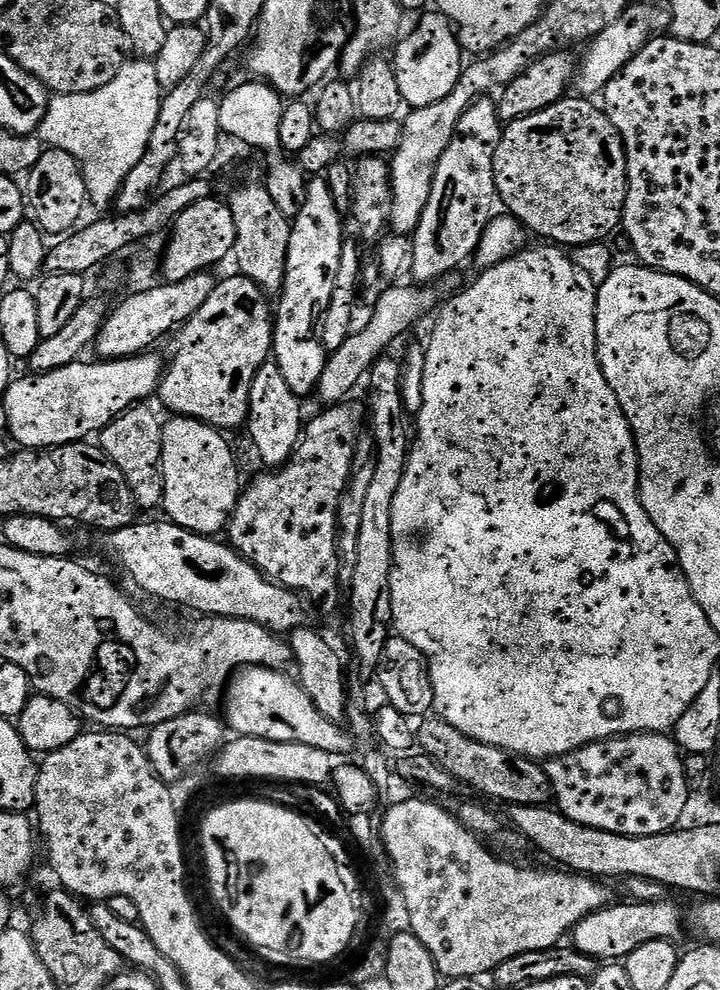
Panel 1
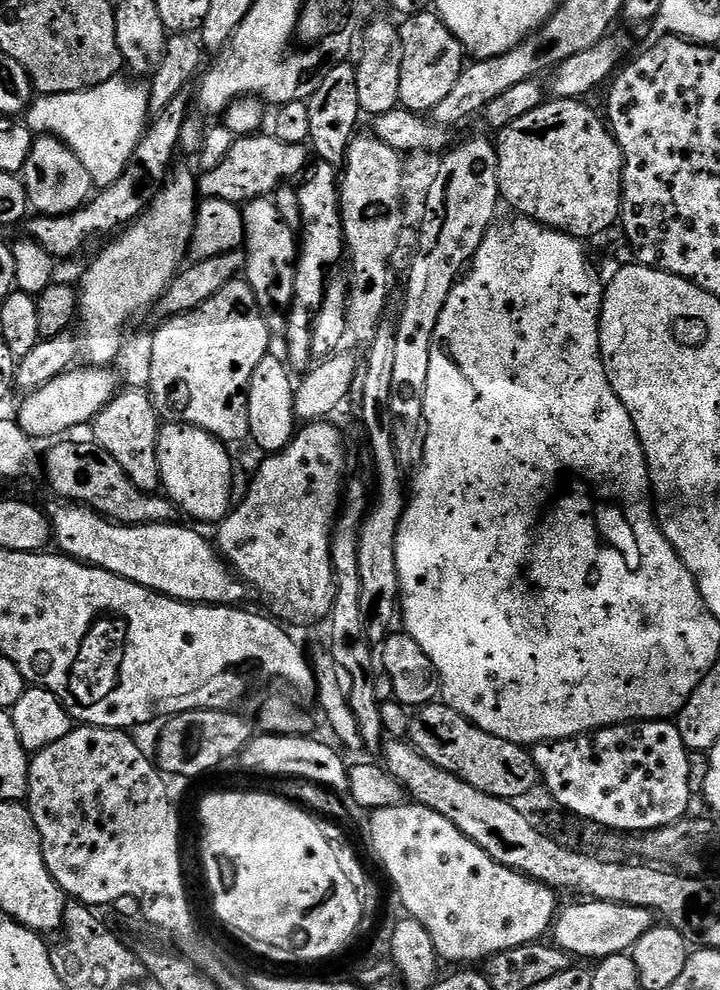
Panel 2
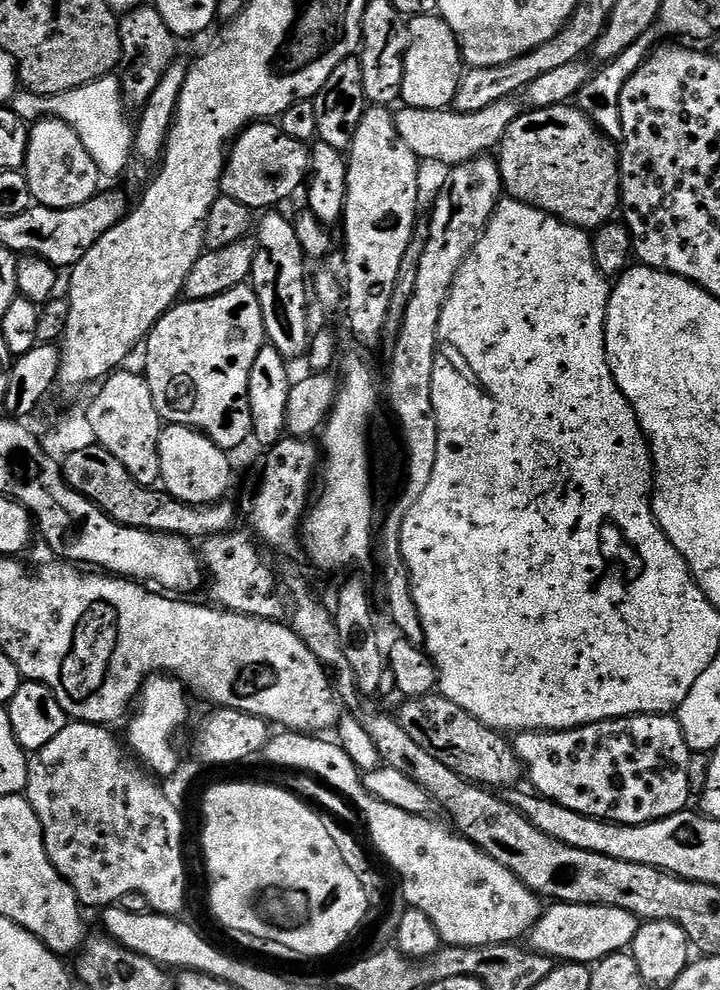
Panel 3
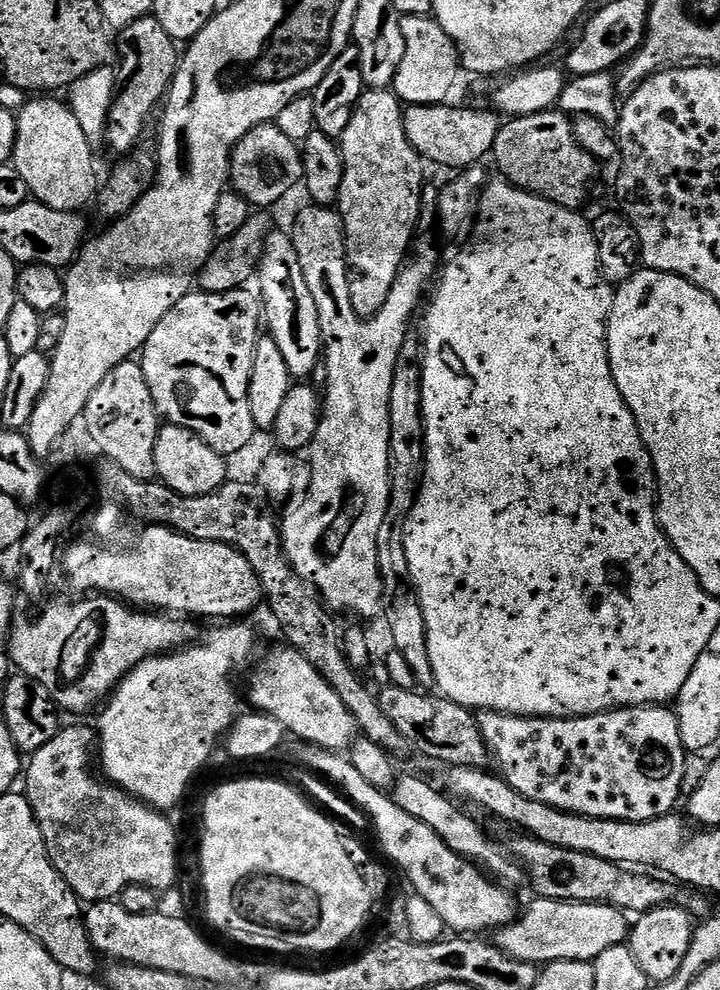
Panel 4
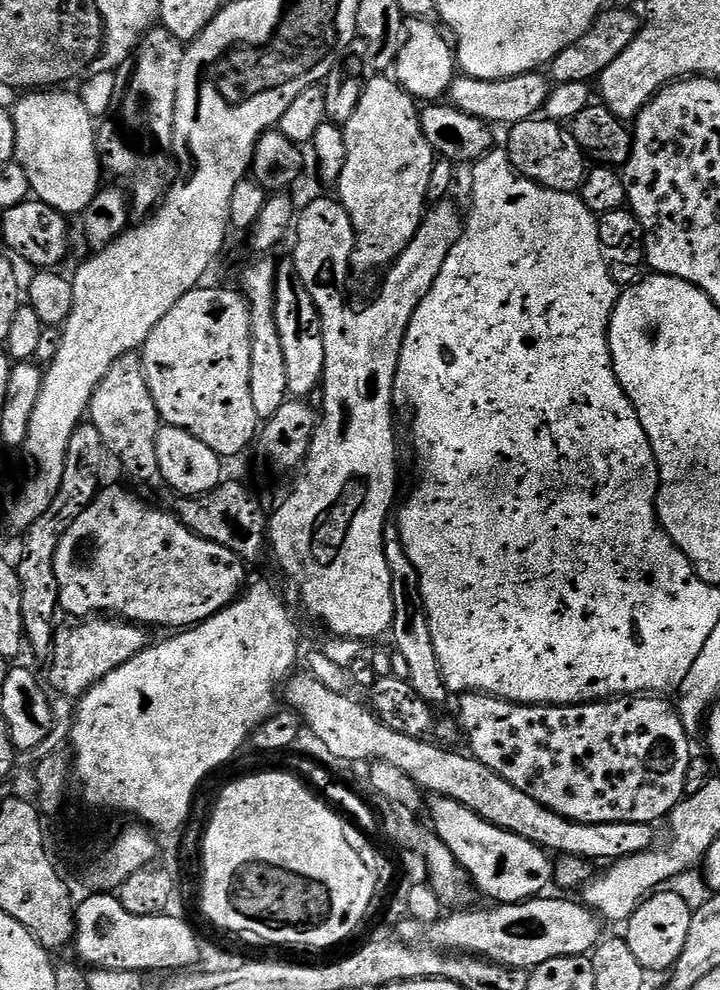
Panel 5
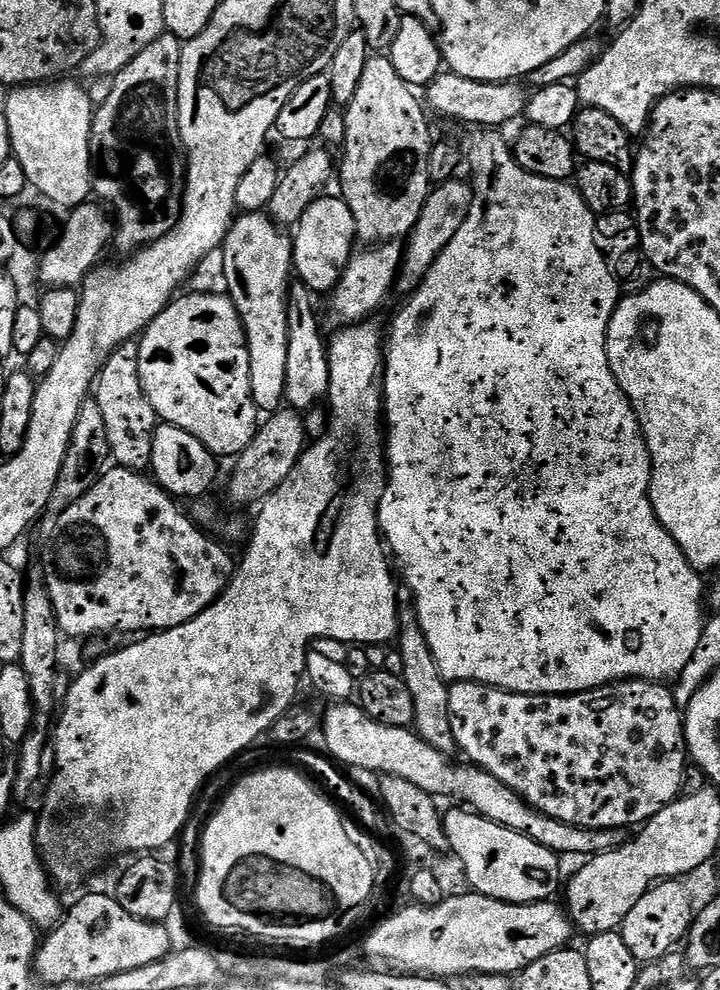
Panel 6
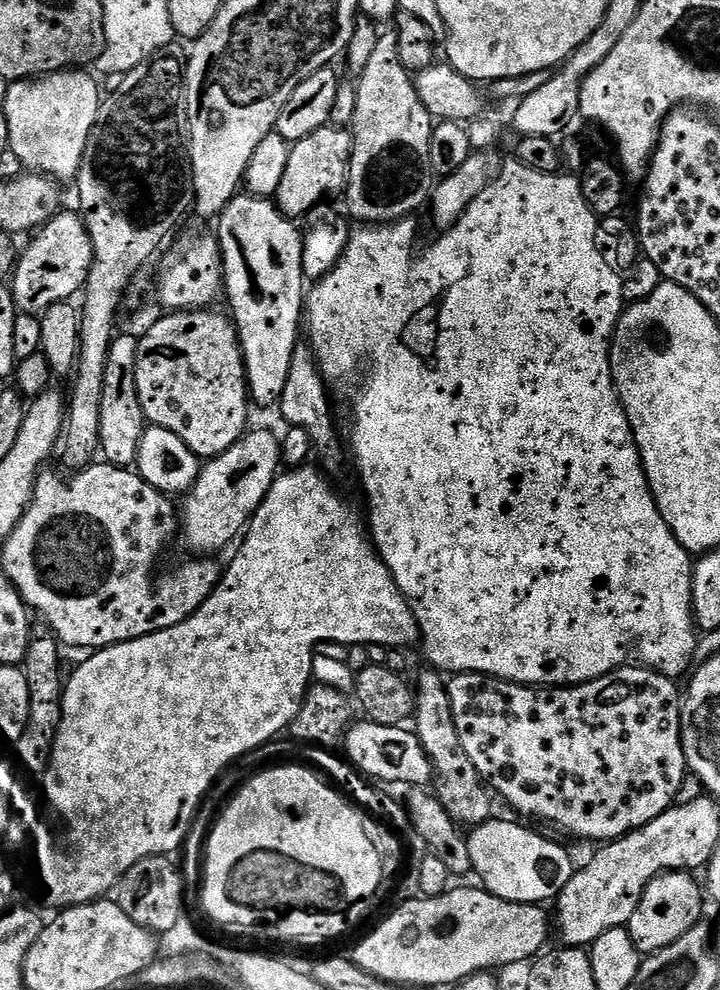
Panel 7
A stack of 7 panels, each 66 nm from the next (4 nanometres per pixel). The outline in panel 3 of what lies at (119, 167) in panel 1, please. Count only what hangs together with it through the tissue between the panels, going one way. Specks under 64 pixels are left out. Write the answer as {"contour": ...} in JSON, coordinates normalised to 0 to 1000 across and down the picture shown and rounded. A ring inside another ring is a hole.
{"contour":[[[165,76],[143,77],[119,87],[108,87],[108,91],[92,91],[92,95],[79,97],[49,97],[46,93],[33,91],[17,100],[14,108],[18,113],[40,123],[63,119],[76,119],[92,123],[92,127],[97,127],[103,131],[103,135],[108,135],[108,139],[114,139],[114,147],[119,147],[119,156],[125,156],[125,160],[131,160],[140,179],[171,179],[186,161],[186,125],[185,122],[178,122],[178,117],[172,114],[175,106],[172,94],[167,91]]]}

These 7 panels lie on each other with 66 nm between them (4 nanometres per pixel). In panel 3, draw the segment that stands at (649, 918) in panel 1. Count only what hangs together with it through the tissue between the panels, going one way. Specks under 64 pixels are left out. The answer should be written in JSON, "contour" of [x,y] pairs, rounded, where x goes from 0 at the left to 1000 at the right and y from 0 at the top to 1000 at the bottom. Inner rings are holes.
{"contour":[[[768,912],[751,922],[749,931],[733,944],[733,952],[740,961],[758,963],[778,972],[828,974],[856,962],[871,961],[888,934],[883,925],[858,916]]]}

